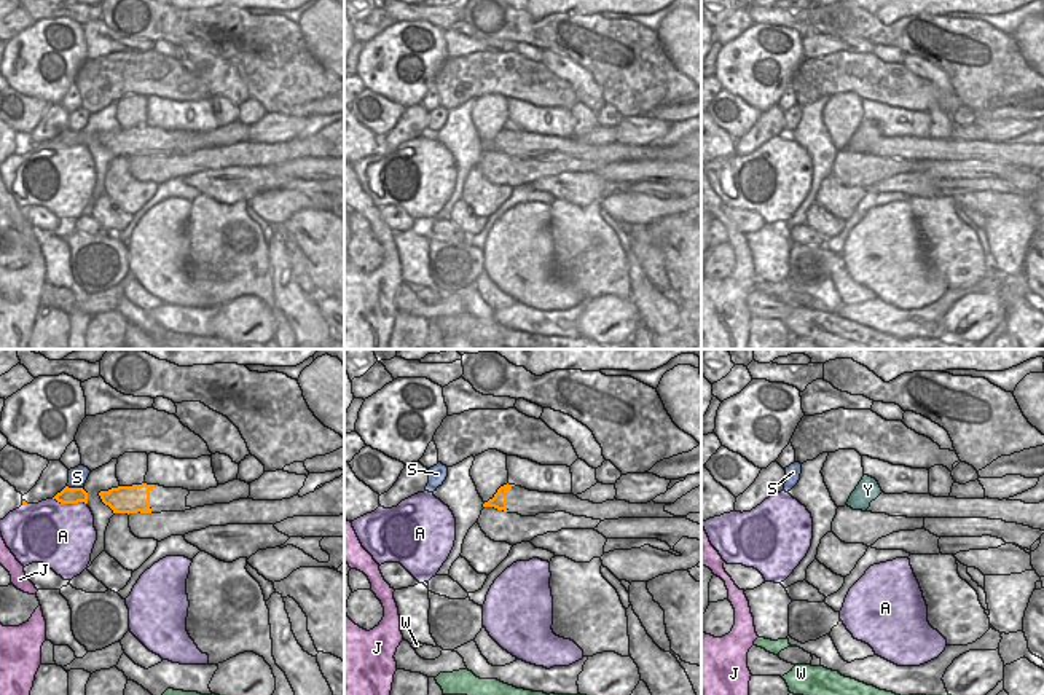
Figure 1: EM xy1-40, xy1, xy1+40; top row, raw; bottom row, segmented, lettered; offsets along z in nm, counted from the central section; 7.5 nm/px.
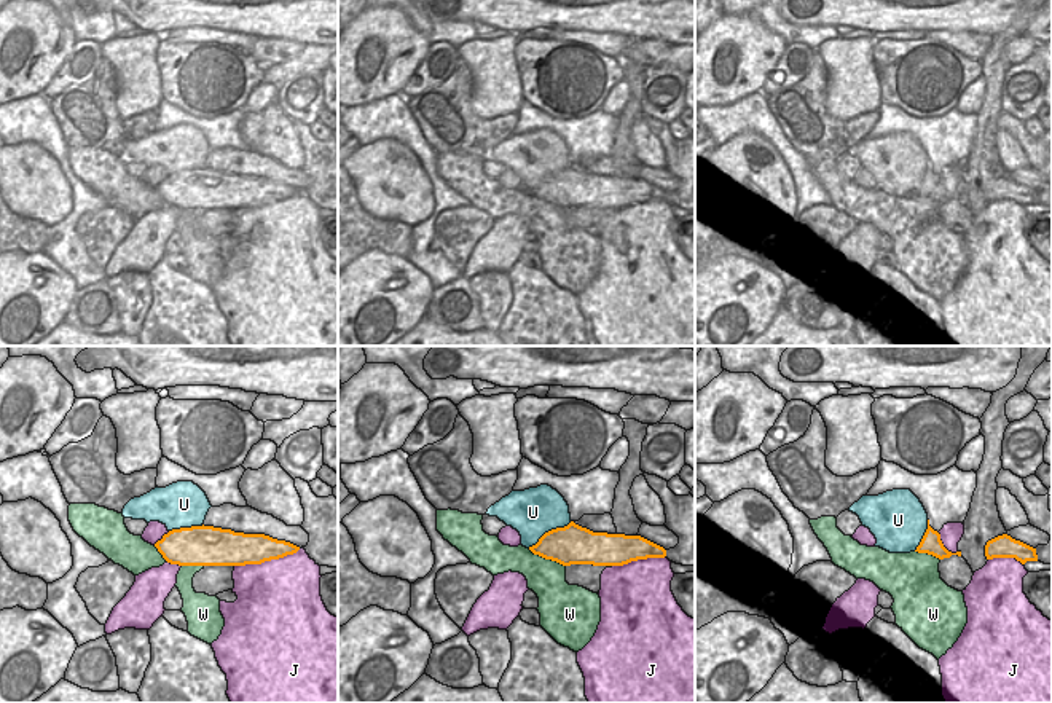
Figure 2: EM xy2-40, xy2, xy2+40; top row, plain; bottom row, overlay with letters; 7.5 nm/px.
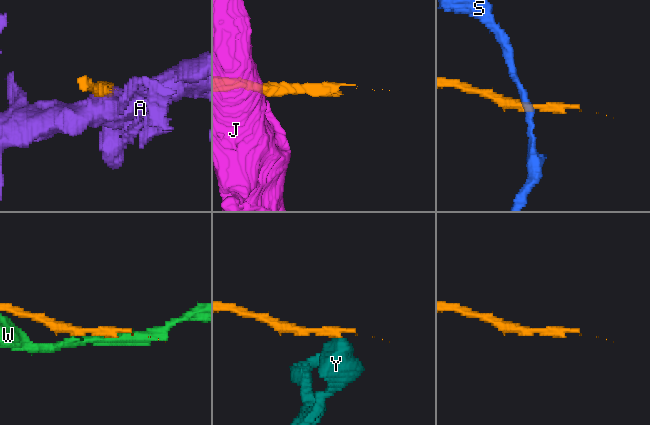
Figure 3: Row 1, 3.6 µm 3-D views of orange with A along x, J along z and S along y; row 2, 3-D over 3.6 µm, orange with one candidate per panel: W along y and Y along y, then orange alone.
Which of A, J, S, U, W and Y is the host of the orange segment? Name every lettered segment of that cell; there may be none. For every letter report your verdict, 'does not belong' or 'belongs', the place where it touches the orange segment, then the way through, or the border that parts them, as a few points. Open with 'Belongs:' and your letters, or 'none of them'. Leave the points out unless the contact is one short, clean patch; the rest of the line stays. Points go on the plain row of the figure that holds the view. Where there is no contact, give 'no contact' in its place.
Belongs: none of them
A: does not belong | xy1-40 (70, 145)
J: does not belong | xy2-40 (266, 203)
S: does not belong | xy1-40 (75, 131) | along xy1-40 (67, 128), (82, 131)
U: does not belong | xy2 (549, 174)
W: does not belong | xy2 (547, 201)
Y: does not belong | no contact

